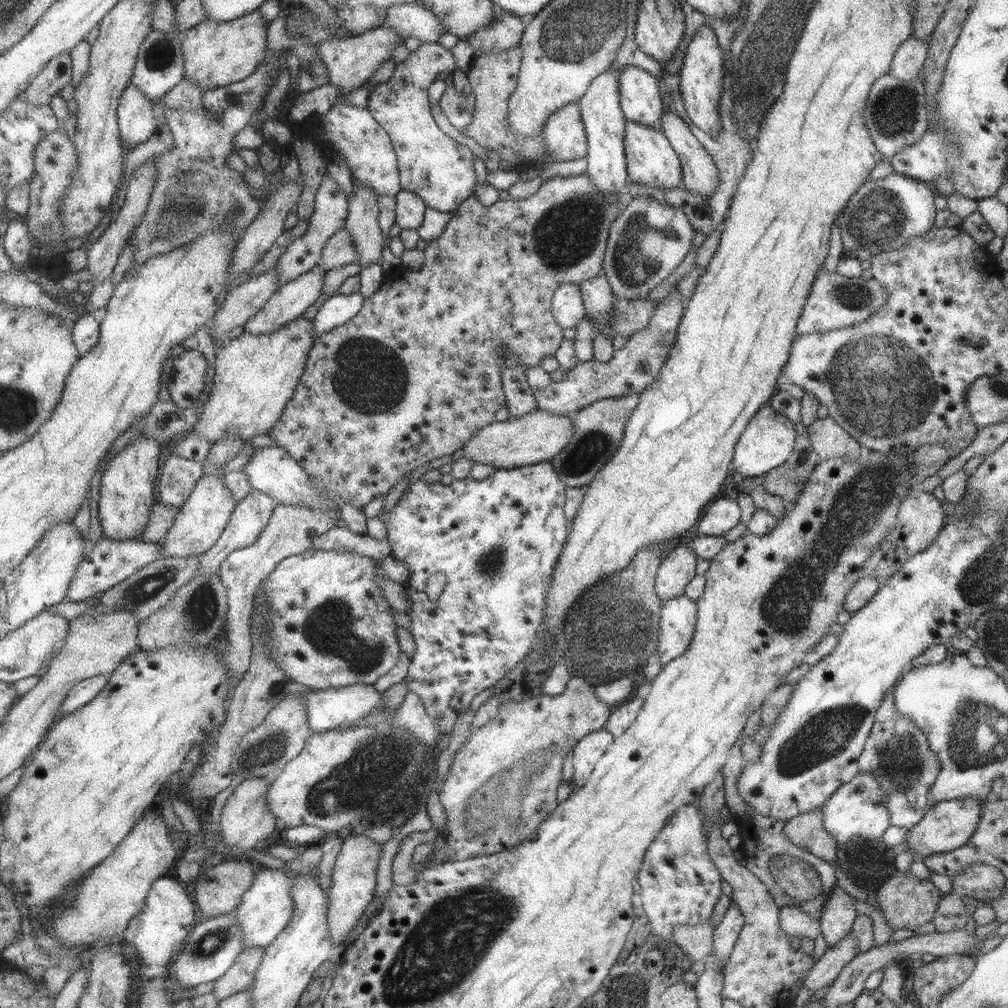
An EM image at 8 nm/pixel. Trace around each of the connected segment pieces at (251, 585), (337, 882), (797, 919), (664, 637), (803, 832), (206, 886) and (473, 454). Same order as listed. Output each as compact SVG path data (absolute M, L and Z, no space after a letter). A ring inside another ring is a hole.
M278 503L272 519L267 528L261 533L260 539L251 546L233 551L221 565L219 573L224 580L225 588L227 588L230 604L227 625L223 633L229 640L227 641L225 654L228 660L228 673L232 678L230 694L233 694L233 688L239 684L244 674L249 670L252 661L251 621L259 588L263 586L263 582L268 579L268 576L285 557L304 553L307 549L312 548L314 538L325 534L334 526L343 525L339 513L325 512L325 509Z
M347 834L342 847L334 869L334 886L328 895L329 928L331 928L331 938L336 943L347 940L350 931L358 925L359 919L364 917L367 906L373 902L371 898L377 888L377 868L379 860L383 858L383 844L375 842L365 834L359 836Z
M795 902L793 906L782 906L778 912L779 930L789 938L814 938L820 932L820 925L808 912L801 910Z
M685 595L662 601L659 617L658 661L666 662L679 656L689 644L695 630L696 602Z
M822 808L811 809L811 812L797 814L785 822L783 827L787 840L794 845L805 848L817 858L825 860L834 868L836 884L852 897L863 899L863 892L845 878L836 856L836 840L823 828Z
M244 858L202 871L203 879L195 885L195 898L199 920L203 921L235 911L256 880L253 866Z
M535 409L519 418L505 422L495 421L478 432L463 447L463 458L487 463L501 469L529 466L539 462L551 461L559 451L567 446L572 435L572 420L568 416L556 415L546 410Z

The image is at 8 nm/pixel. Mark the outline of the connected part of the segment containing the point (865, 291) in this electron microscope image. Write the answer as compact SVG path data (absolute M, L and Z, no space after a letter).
M825 269L815 272L810 294L805 301L801 315L795 324L797 336L812 333L825 333L827 330L841 330L865 321L867 317L875 315L886 301L884 288L873 277L865 280L862 277L847 278L836 271L827 273Z

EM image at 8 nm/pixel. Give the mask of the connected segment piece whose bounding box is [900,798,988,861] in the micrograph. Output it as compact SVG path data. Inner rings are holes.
M963 798L963 800L938 801L926 810L921 821L909 830L909 835L900 849L909 852L914 860L921 861L931 854L947 853L965 845L973 835L973 831L981 819L981 809L985 801L975 798Z

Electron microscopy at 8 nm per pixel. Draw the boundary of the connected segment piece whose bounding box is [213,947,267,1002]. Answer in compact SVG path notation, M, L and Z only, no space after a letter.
M263 947L245 949L228 973L215 981L213 993L217 995L220 1002L234 994L253 988L266 952L267 949Z

